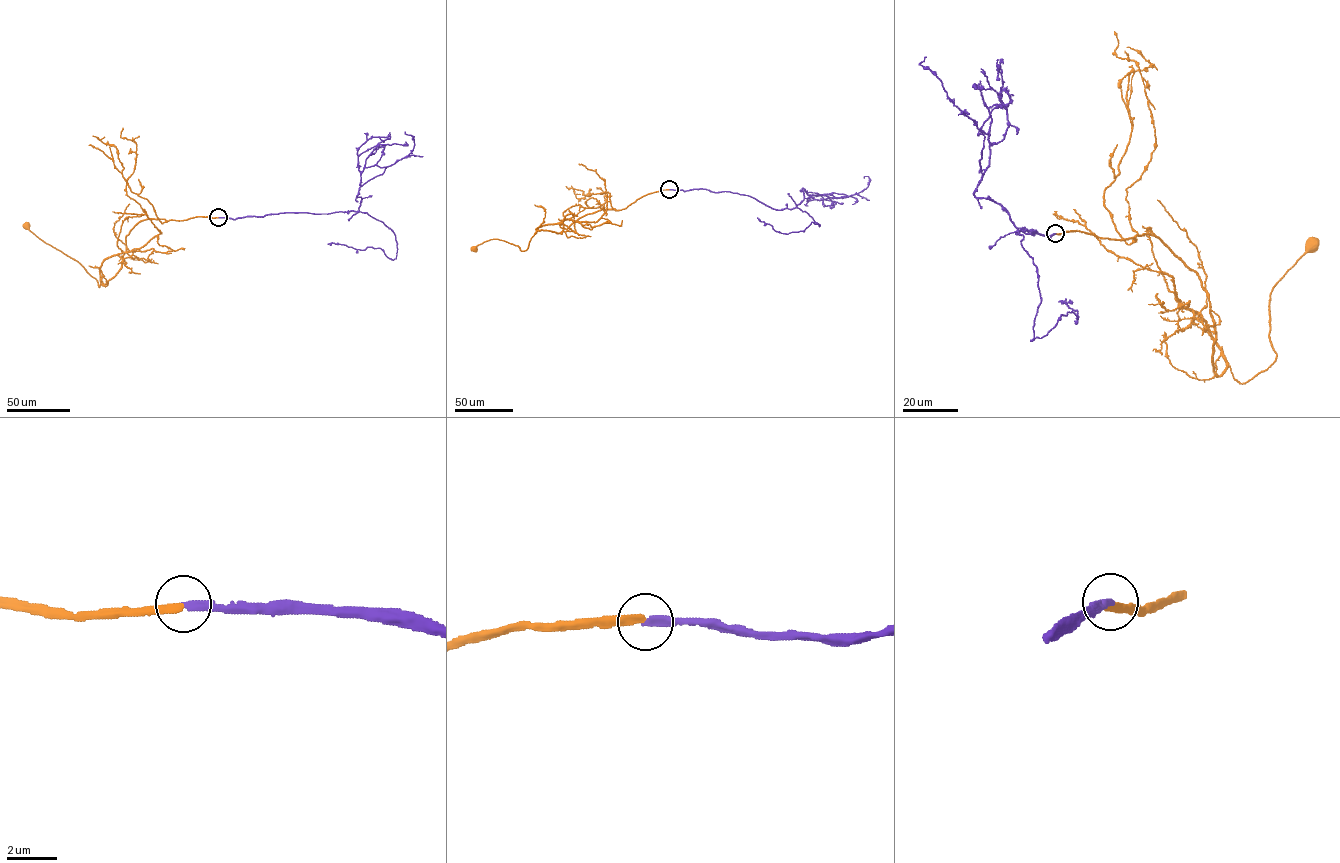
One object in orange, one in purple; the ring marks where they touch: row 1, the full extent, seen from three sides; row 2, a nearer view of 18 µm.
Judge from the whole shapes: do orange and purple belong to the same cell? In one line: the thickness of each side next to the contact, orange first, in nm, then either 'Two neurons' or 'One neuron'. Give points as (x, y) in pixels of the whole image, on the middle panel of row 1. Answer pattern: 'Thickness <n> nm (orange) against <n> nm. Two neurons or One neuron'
Thickness 280 nm (orange) against 320 nm. One neuron

